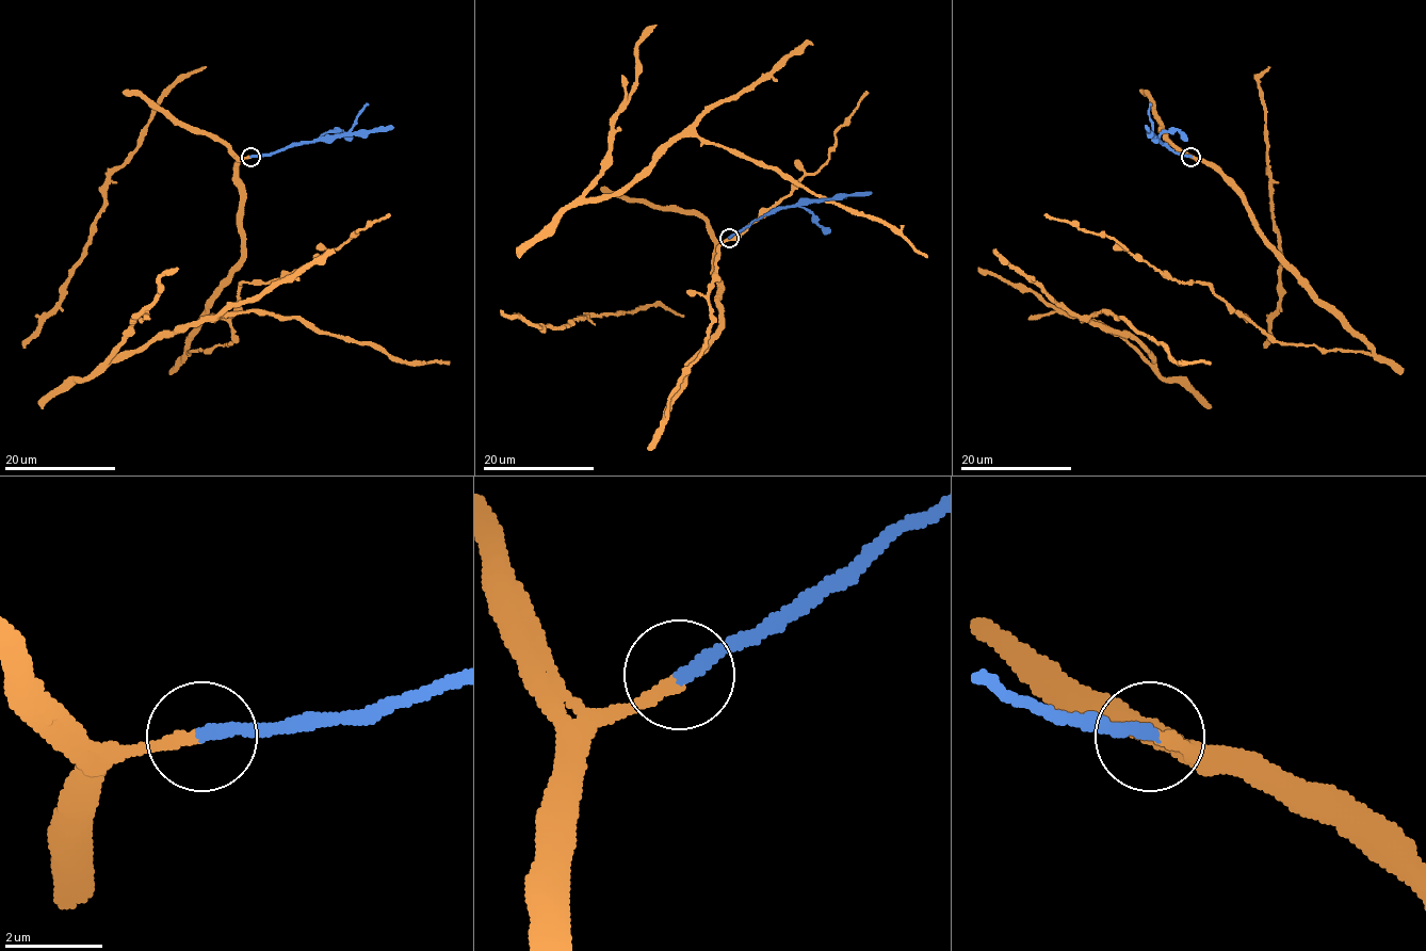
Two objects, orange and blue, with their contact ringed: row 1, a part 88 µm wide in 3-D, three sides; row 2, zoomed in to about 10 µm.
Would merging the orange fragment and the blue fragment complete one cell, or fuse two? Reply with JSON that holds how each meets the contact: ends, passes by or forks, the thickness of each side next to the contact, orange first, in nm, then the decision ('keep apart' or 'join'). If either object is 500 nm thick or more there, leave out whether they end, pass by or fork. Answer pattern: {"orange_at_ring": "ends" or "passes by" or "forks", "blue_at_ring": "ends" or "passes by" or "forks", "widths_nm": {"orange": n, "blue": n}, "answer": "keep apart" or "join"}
{"orange_at_ring": "ends", "blue_at_ring": "ends", "widths_nm": {"orange": 280, "blue": 300}, "answer": "join"}

